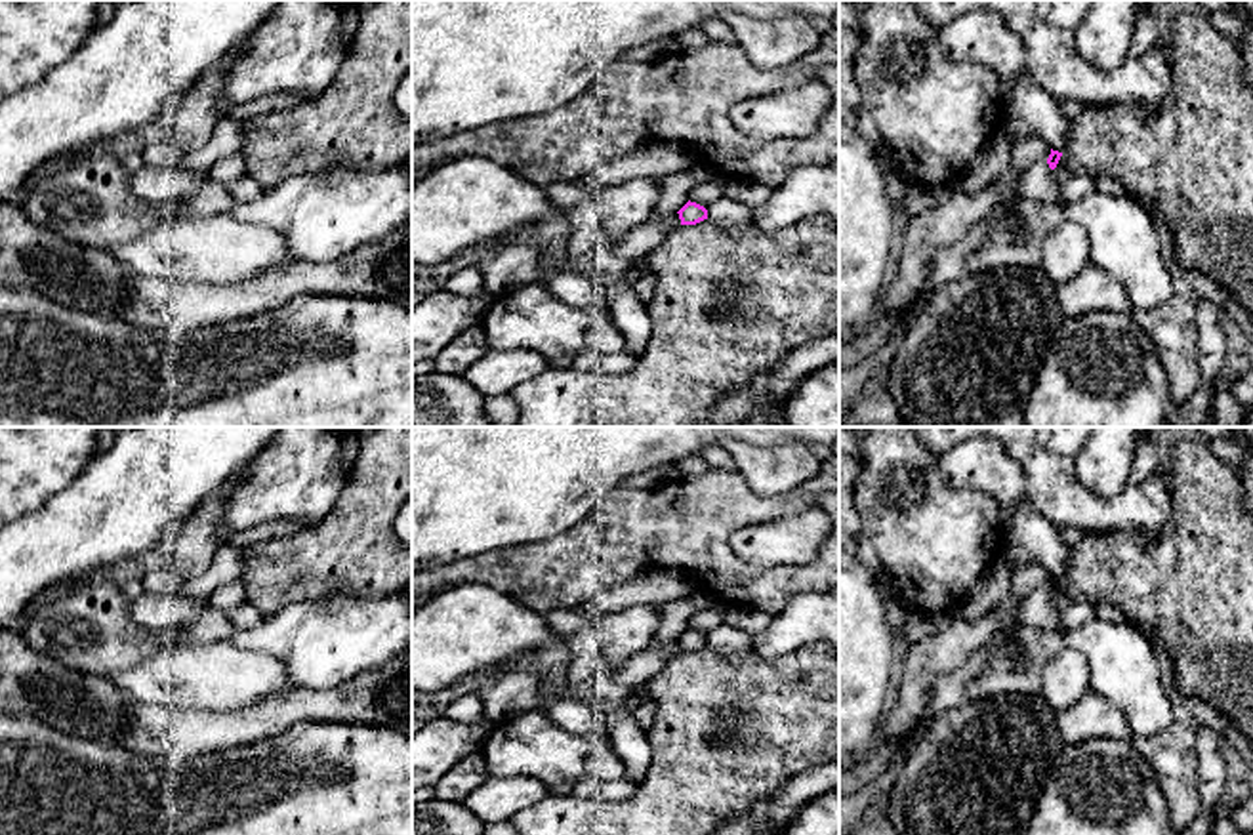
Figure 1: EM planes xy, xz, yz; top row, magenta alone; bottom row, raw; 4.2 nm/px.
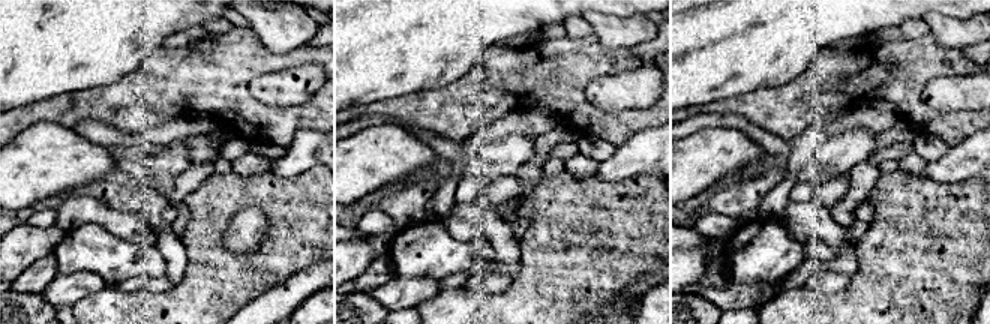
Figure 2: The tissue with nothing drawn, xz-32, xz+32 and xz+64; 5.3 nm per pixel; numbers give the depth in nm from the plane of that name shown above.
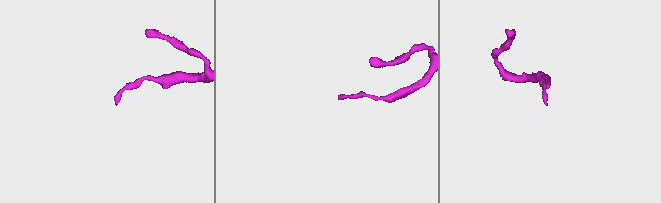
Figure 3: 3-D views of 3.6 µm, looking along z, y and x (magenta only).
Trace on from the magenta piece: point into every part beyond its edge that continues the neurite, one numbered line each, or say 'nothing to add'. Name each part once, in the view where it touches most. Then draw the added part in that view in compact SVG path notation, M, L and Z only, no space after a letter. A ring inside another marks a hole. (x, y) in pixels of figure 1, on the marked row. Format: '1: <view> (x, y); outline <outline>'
nothing to add

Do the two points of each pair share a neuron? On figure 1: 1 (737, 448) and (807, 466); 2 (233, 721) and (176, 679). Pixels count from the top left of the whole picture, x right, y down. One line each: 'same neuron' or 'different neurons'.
1: same neuron
2: different neurons

